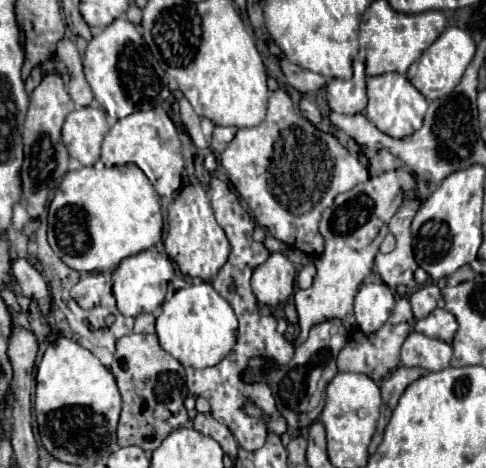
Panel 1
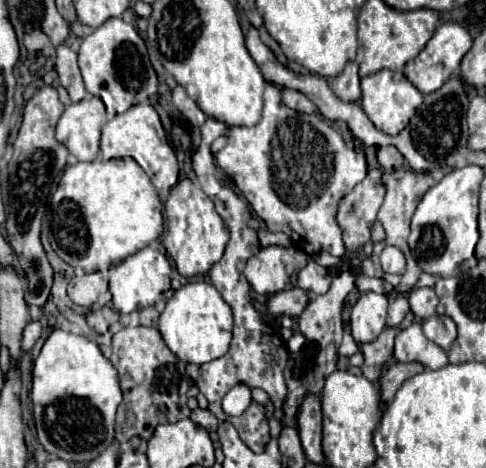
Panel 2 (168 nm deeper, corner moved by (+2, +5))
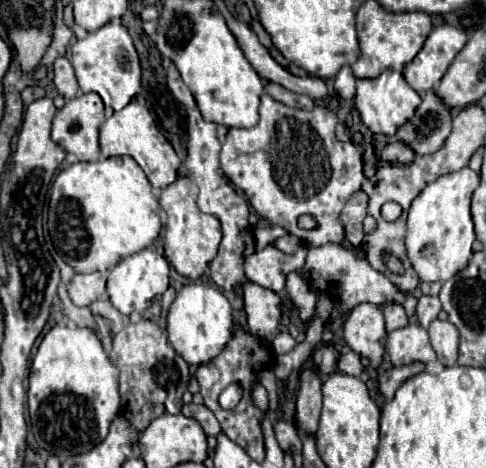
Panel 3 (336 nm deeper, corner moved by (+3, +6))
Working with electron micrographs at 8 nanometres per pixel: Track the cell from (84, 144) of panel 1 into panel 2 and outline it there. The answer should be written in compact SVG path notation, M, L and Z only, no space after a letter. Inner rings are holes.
M87 97L65 107L57 123L57 141L61 141L79 161L93 161L99 153L99 133L107 123L105 105L97 97Z

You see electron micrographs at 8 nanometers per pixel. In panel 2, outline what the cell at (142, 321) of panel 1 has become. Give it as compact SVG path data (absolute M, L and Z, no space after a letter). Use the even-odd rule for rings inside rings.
M155 307L141 309L139 315L141 315L141 325L145 325L145 327L155 327L155 325L157 325L157 317L159 317L159 313L155 311Z

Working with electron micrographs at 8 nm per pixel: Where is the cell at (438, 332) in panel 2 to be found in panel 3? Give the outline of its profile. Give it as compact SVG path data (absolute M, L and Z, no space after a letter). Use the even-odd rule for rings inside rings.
M434 320L428 328L430 344L442 366L454 366L458 360L458 330L448 320Z

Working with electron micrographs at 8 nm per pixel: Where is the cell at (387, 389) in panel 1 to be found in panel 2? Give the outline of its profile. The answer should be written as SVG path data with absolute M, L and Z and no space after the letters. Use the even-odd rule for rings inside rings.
M399 361L391 363L391 365L385 369L383 377L381 377L381 401L383 401L383 403L393 401L393 397L395 397L397 389L401 387L401 383L407 381L409 377L421 373L423 369L425 369L425 367L423 367L421 363L399 363Z

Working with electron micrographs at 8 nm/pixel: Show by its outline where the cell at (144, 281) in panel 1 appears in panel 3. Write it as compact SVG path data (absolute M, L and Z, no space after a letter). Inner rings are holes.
M152 248L122 258L108 276L108 296L112 306L122 314L130 314L134 310L142 314L156 296L162 296L166 292L168 272L170 272L170 264L166 262L166 258Z

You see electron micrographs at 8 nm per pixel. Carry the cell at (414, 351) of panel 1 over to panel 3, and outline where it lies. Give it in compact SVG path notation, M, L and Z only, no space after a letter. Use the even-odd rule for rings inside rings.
M410 324L394 330L388 336L386 352L394 366L436 360L436 354L428 340L428 332L420 324Z

